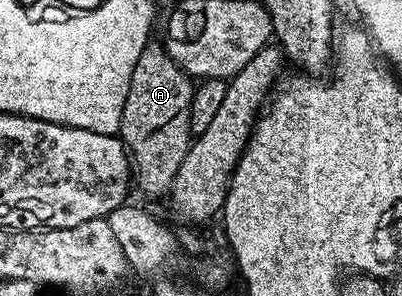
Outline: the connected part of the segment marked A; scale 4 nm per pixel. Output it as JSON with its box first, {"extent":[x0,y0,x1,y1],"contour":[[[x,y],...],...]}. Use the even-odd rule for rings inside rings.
{"extent":[118,47,195,197],"contour":[[[143,47],[132,70],[132,82],[128,86],[128,98],[124,98],[124,110],[120,118],[118,132],[132,165],[132,180],[146,196],[165,197],[176,178],[176,170],[180,170],[180,162],[184,162],[184,154],[188,154],[192,143],[189,128],[189,107],[192,106],[195,85],[191,77],[166,52],[165,47]]]}

